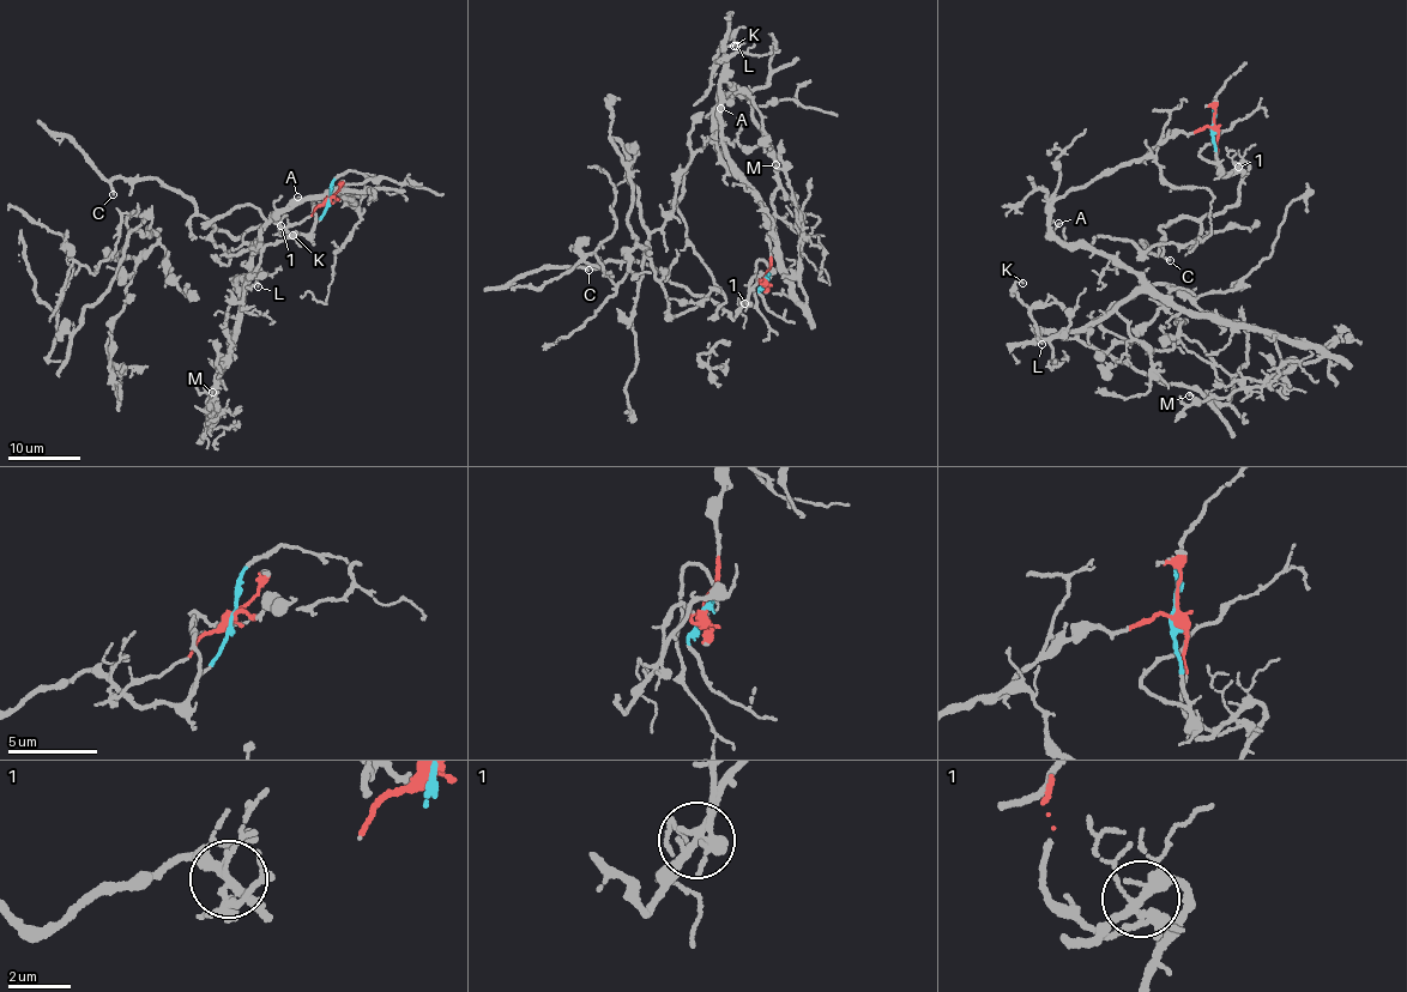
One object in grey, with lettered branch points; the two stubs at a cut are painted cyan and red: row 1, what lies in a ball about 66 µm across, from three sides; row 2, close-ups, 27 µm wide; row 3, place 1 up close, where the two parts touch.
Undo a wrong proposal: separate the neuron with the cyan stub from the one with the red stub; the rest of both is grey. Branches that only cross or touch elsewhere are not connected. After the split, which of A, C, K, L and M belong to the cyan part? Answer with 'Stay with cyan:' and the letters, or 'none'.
Stay with cyan: C

